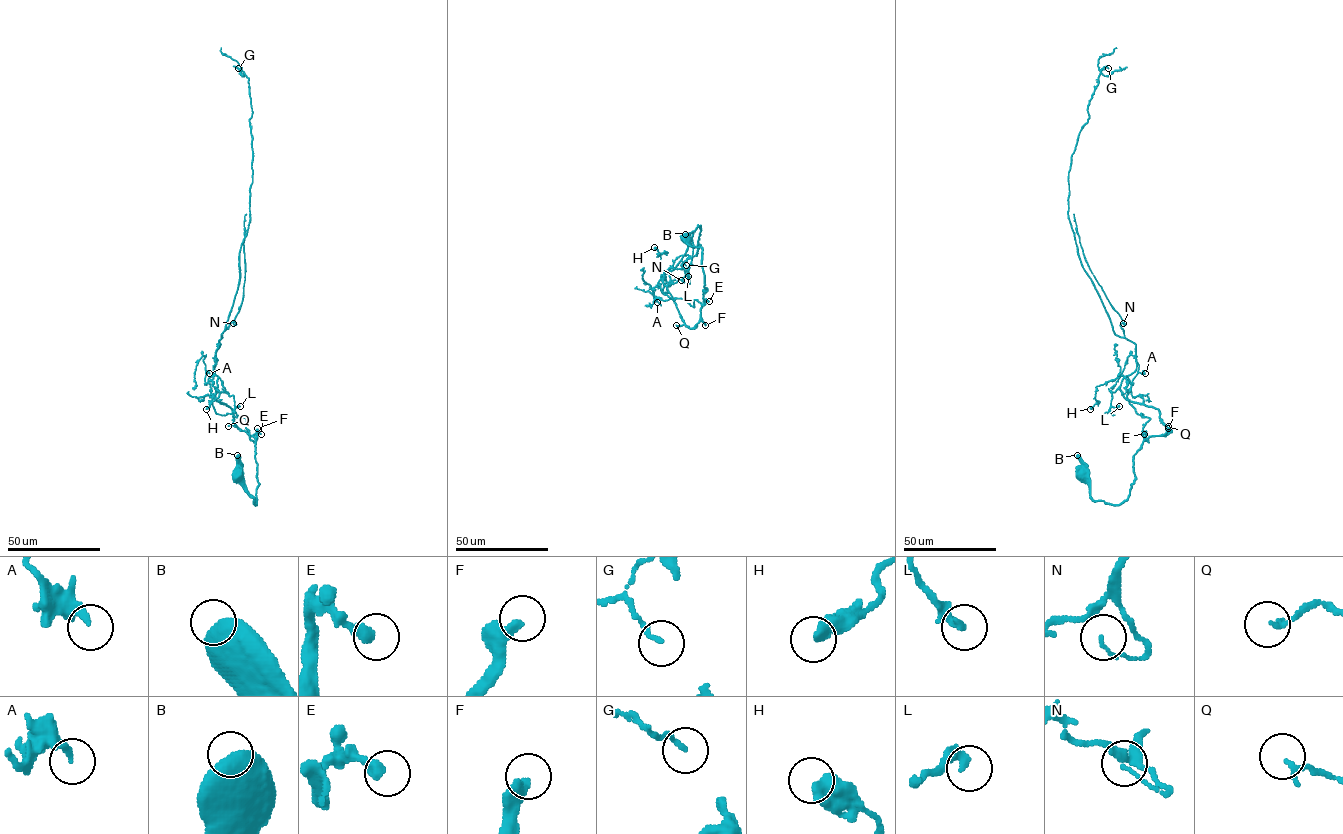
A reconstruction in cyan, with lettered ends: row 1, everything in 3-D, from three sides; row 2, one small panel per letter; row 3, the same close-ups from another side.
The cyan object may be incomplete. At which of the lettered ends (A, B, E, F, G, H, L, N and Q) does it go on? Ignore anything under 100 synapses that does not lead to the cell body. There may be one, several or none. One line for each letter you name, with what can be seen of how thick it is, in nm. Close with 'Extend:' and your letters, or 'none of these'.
F: calibre 340 nm
Extend: F

